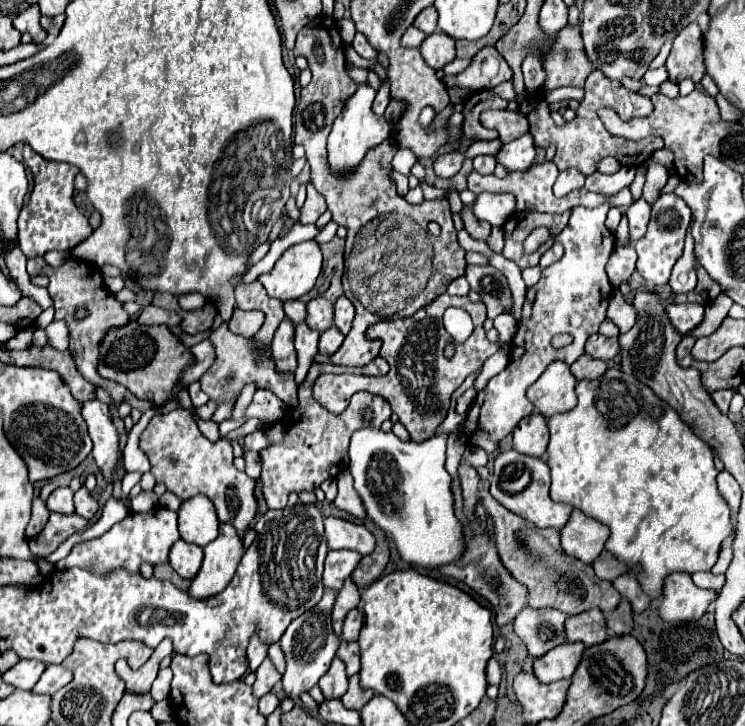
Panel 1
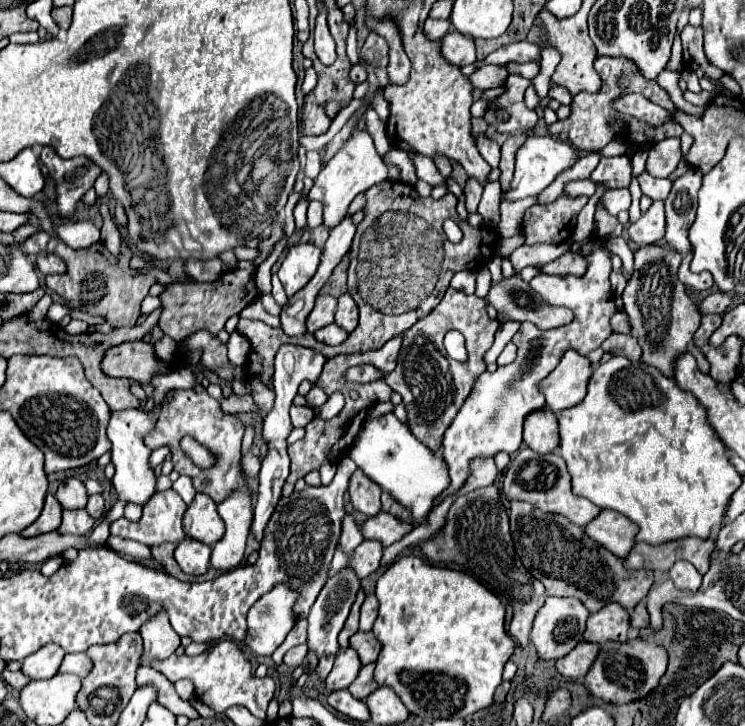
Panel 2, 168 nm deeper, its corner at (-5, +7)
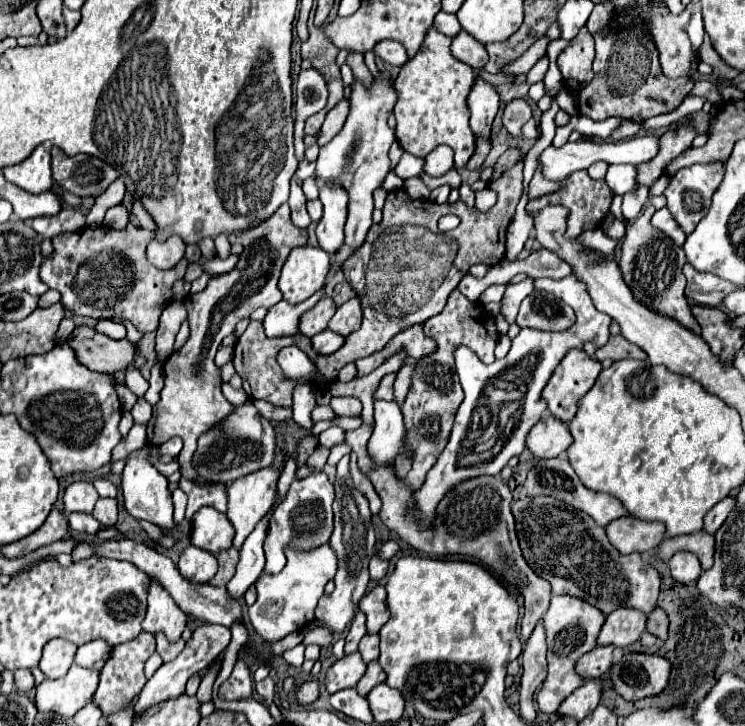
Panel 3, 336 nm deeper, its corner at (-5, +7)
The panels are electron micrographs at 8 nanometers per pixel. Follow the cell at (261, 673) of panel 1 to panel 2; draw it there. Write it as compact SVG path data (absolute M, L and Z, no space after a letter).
M298 620L298 622L294 624L294 628L288 632L286 640L274 650L274 654L272 654L270 658L274 660L276 666L280 666L284 654L286 654L292 646L296 646L296 644L304 644L304 640L306 640L306 620Z

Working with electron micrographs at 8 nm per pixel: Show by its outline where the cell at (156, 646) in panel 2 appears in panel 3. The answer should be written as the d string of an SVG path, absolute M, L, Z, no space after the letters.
M150 578L150 592L148 592L148 612L142 622L144 632L164 632L168 640L176 642L184 628L186 628L186 614L180 610L180 606L168 596L164 586L156 580Z

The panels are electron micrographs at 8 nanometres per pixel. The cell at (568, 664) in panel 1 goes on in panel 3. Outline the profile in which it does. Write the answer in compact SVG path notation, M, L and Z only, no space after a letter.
M596 646L592 652L584 654L578 664L576 664L576 672L580 676L584 676L586 680L590 678L600 678L602 674L606 674L612 664L614 664L614 646Z

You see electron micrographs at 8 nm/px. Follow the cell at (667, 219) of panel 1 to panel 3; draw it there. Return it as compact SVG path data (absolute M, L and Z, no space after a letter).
M724 162L694 164L694 166L678 170L670 178L670 184L664 190L664 196L668 200L668 210L672 212L674 220L682 226L682 230L686 234L690 234L698 226L698 222L706 216L706 212L710 208L710 202L712 202L712 194L718 190L722 178L724 178Z

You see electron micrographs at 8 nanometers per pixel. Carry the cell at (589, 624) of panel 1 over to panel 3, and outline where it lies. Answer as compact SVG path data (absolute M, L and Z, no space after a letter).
M618 608L616 612L608 614L598 636L598 644L614 644L618 648L626 648L638 642L642 632L646 632L646 614L634 608Z

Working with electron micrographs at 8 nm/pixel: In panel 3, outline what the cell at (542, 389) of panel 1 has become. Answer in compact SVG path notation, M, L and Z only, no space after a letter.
M582 348L568 350L542 390L542 398L552 416L570 422L576 416L578 400L594 386L600 372L602 364L590 358Z

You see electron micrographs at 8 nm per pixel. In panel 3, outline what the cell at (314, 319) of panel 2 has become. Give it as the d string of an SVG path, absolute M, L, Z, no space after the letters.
M326 296L320 298L316 306L312 306L310 310L306 310L300 316L300 324L298 324L300 334L312 338L312 336L324 332L328 328L330 318L334 316L334 312L336 312L336 304L330 298L326 298Z

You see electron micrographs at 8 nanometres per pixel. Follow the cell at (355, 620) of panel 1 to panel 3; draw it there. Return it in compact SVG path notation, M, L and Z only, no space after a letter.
M376 586L368 594L364 594L358 608L366 614L368 634L378 634L380 628L386 624L388 616L390 616L388 606L386 606L386 590L384 590L384 586Z

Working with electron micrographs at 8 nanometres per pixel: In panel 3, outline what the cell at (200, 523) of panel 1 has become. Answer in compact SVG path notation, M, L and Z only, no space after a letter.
M210 506L194 514L194 520L192 520L194 546L208 550L212 554L218 554L232 546L232 536L234 536L234 528L232 528L232 522L226 518L226 514Z

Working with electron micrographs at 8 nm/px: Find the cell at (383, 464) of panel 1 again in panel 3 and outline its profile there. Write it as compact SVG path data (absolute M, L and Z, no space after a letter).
M376 400L374 402L374 434L368 442L368 452L376 464L394 464L396 456L404 450L404 422L402 422L402 412L396 402L386 402L386 400Z

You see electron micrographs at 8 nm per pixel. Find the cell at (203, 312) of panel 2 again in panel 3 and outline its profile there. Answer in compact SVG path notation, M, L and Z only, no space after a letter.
M282 204L276 214L268 220L260 222L254 228L242 232L242 254L234 270L226 274L214 276L206 290L190 296L186 300L188 320L190 320L190 338L188 342L176 350L164 364L166 384L160 394L160 402L154 406L152 420L148 422L148 444L166 442L172 436L180 436L184 440L184 448L178 456L180 472L184 478L194 480L198 484L206 484L204 478L196 476L192 468L192 454L196 452L196 440L208 428L218 424L228 412L232 412L232 404L222 394L222 376L220 368L214 364L214 356L226 336L230 336L236 324L242 318L248 318L256 308L272 308L282 300L282 292L278 290L280 270L288 258L288 254L296 246L306 246L308 232L296 228L290 222L290 208Z

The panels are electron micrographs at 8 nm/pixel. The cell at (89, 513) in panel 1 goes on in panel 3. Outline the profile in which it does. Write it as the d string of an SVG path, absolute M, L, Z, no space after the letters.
M100 498L100 500L96 502L96 508L94 508L92 516L94 516L102 526L114 526L114 524L116 524L116 520L118 520L116 500Z

